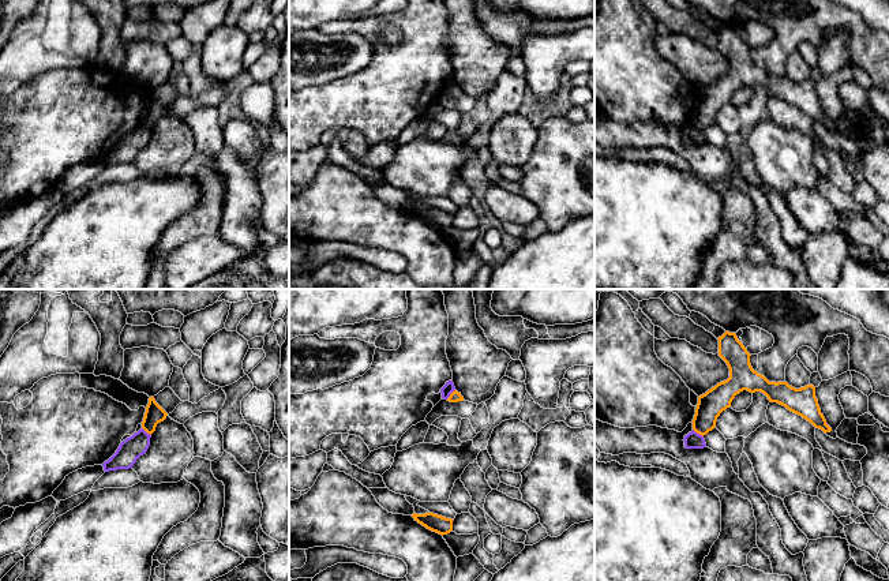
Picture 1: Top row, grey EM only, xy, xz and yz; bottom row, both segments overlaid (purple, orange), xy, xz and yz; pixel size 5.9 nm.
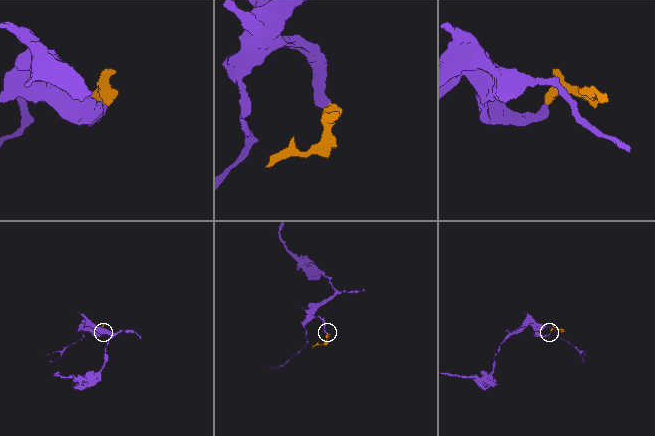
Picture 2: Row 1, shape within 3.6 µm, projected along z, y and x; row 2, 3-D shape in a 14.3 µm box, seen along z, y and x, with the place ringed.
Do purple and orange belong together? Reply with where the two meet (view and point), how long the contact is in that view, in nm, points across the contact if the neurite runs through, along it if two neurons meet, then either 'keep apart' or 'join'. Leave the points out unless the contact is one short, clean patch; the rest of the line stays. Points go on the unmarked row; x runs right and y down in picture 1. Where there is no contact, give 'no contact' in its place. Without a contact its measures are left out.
yz (698, 128) | 80 nm | along yz (693, 123), (702, 131) | keep apart

